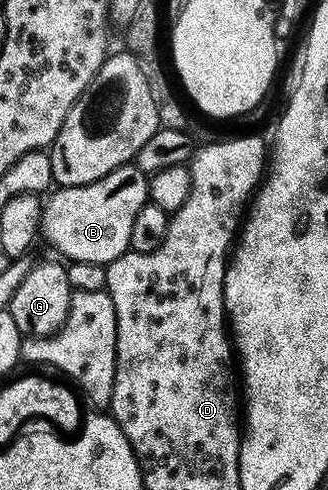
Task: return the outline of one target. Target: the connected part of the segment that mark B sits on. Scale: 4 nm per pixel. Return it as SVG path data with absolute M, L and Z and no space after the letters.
M130 162L87 186L58 187L49 198L44 201L41 213L43 240L45 236L55 251L66 256L66 261L99 262L108 266L112 260L130 251L135 214L149 203L149 176L140 172L136 163Z

